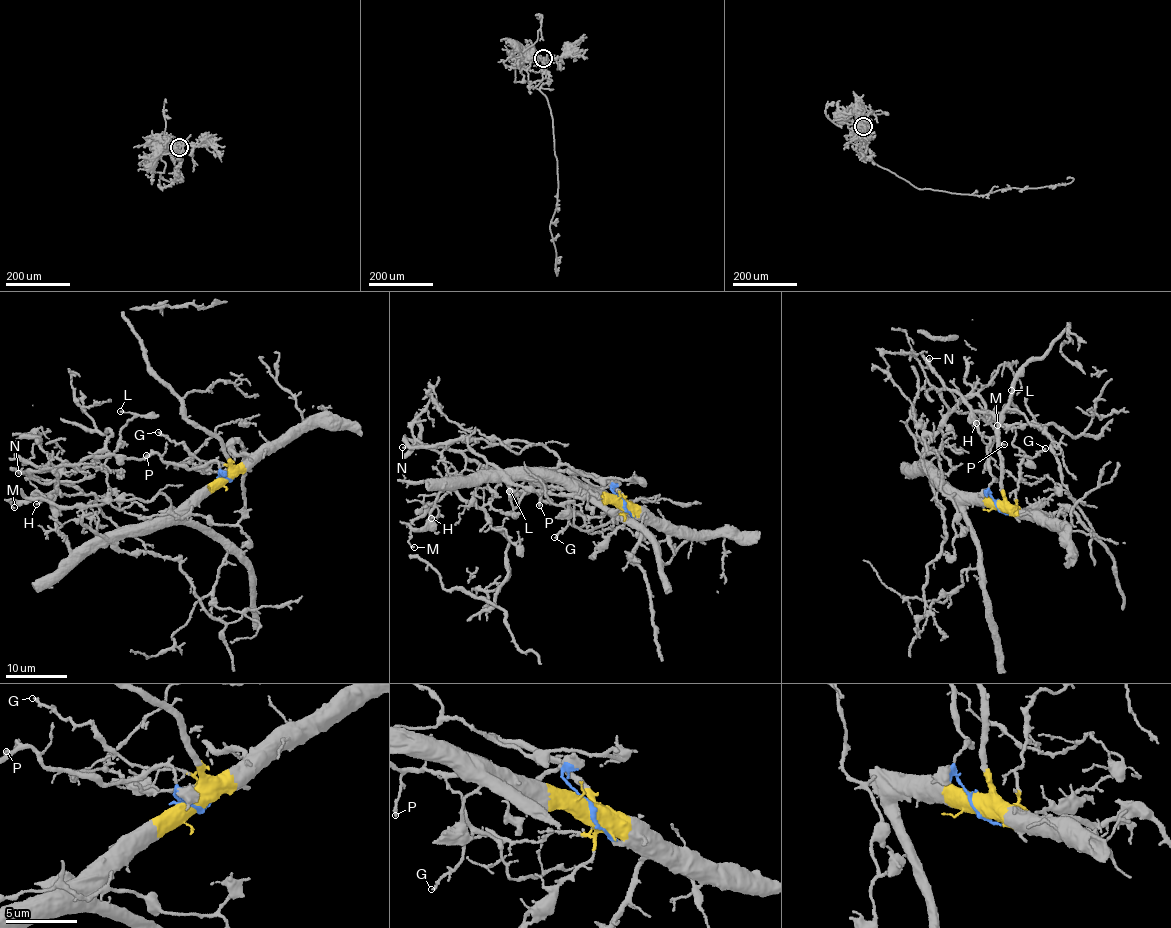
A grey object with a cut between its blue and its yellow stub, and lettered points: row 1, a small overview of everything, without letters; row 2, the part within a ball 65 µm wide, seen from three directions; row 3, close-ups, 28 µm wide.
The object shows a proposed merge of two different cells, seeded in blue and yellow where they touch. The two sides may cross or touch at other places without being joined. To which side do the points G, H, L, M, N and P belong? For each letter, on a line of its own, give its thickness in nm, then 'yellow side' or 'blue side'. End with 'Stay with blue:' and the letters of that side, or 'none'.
G: 190 nm | yellow side
H: 130 nm | yellow side
L: 130 nm | blue side
M: 110 nm | yellow side
N: 100 nm | blue side
P: 200 nm | blue side
Stay with blue: L, N, P

